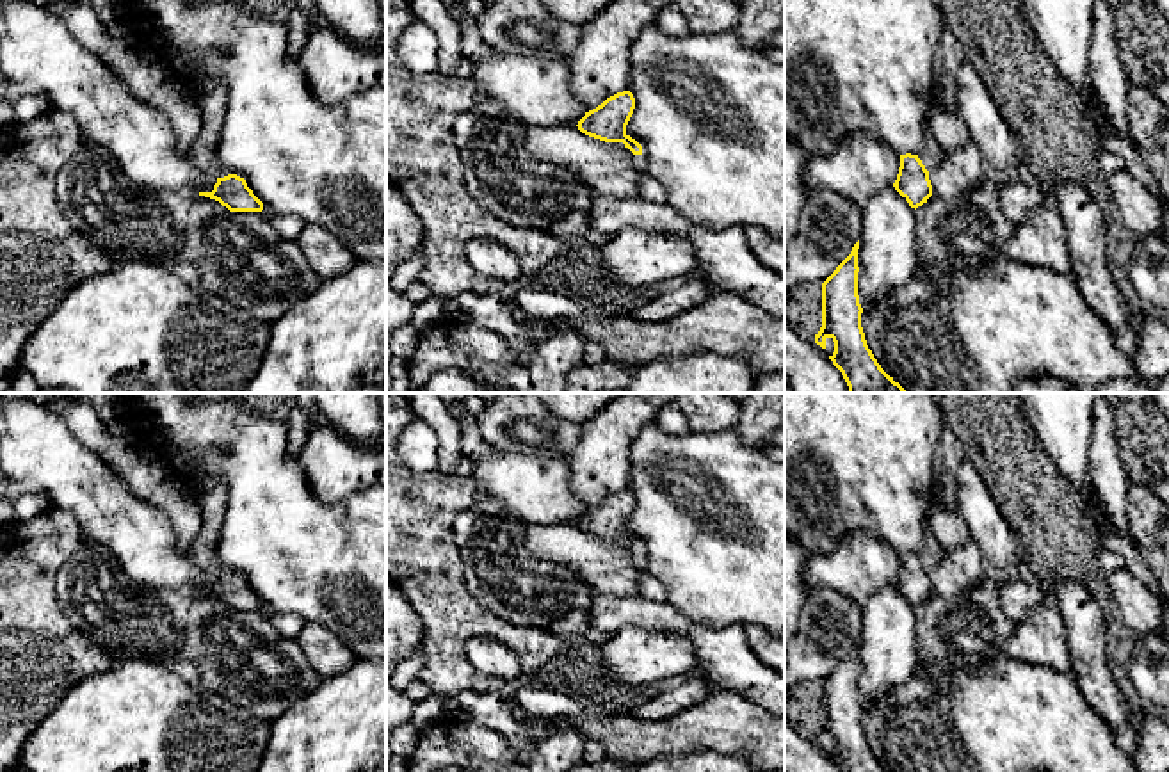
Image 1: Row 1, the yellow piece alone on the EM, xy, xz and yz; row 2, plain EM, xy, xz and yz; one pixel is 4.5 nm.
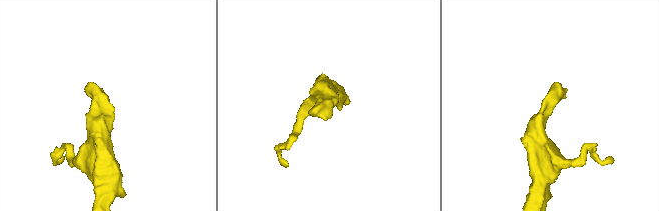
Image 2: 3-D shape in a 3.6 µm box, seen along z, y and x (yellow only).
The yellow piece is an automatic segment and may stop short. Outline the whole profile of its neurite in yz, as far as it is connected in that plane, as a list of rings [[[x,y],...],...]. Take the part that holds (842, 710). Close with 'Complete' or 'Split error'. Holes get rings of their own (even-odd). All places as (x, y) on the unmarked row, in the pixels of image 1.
[[[859,639],[822,681],[822,726],[815,733],[815,742],[826,747],[827,736],[834,740],[829,758],[842,772],[886,772],[868,747],[861,726],[858,647]]]. Complete

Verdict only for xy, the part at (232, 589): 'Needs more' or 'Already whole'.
Needs more

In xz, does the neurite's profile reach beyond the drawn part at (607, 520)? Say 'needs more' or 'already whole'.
needs more

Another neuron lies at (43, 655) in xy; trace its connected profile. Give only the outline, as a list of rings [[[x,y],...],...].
[[[55,505],[32,519],[14,519],[0,530],[0,772],[18,768],[28,736],[75,685],[116,663],[110,655],[64,617],[55,601],[57,573],[82,544],[77,518]]]

